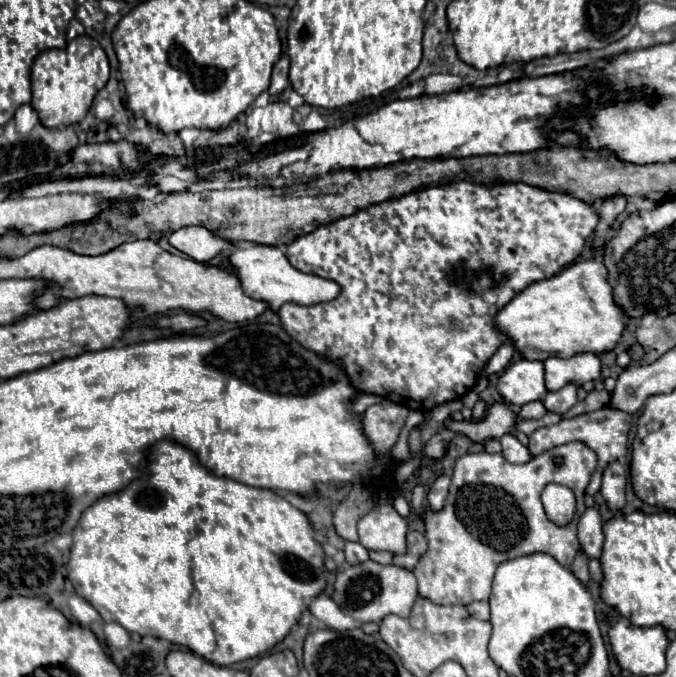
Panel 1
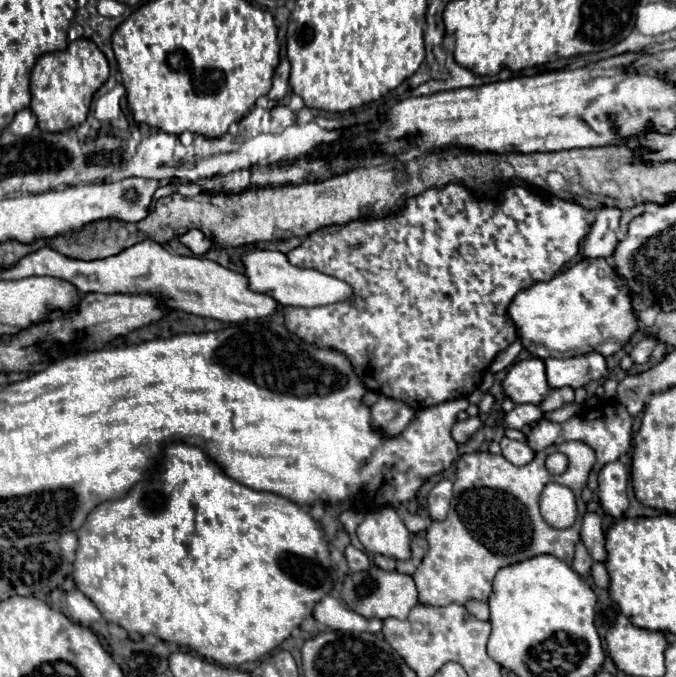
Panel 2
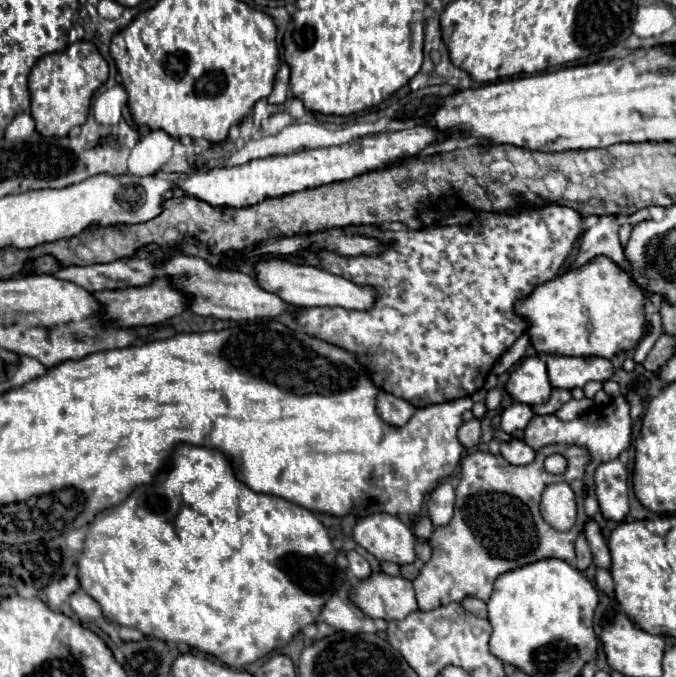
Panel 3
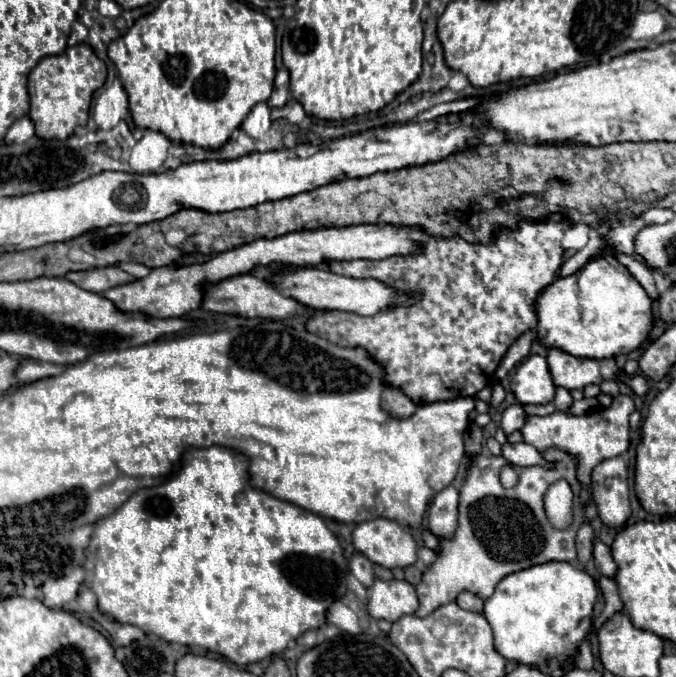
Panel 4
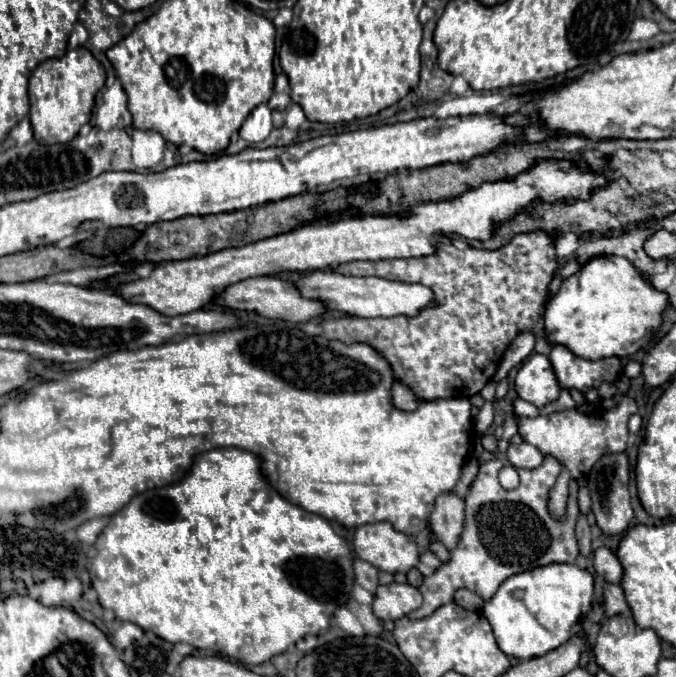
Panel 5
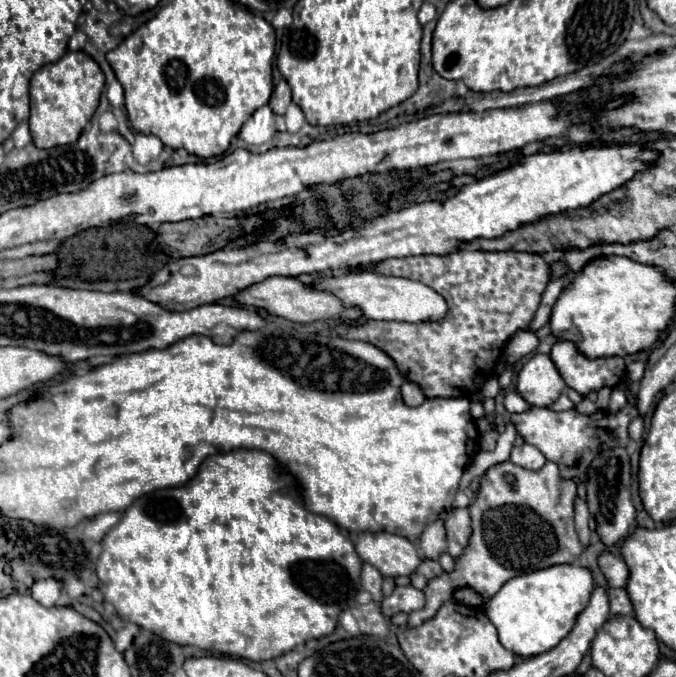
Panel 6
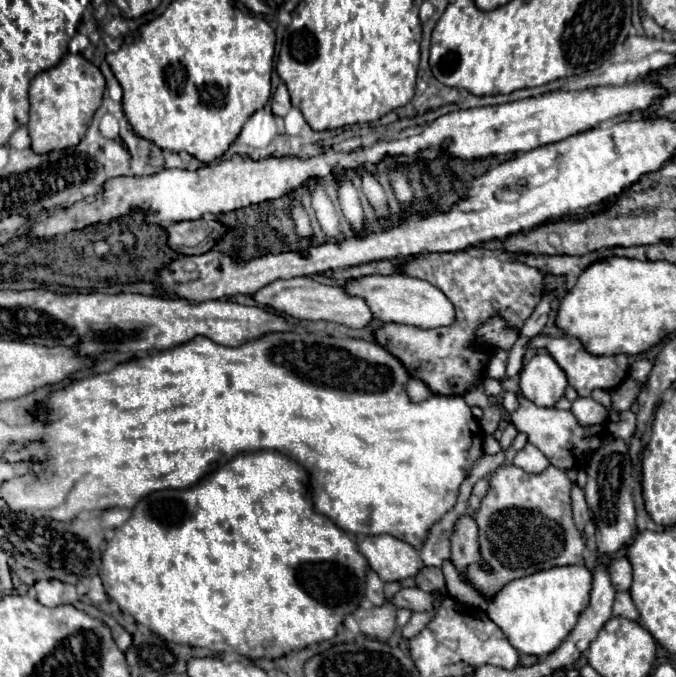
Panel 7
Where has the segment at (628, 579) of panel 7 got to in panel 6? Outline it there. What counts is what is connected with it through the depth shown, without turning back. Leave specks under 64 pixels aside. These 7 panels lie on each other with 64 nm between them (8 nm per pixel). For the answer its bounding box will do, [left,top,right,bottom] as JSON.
[598,552,628,588]

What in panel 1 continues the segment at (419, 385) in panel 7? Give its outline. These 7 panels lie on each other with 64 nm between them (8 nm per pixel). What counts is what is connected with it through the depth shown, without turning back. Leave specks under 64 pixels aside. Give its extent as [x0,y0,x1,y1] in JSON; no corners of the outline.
[364,400,408,454]

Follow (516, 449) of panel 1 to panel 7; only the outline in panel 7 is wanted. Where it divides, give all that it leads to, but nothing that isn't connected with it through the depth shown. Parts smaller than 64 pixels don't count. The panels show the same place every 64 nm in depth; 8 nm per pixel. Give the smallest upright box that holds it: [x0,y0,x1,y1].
[514,444,550,474]

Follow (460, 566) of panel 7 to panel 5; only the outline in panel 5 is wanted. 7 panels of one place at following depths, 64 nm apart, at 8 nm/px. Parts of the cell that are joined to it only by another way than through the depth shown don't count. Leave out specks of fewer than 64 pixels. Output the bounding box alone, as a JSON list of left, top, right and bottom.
[430,494,464,548]

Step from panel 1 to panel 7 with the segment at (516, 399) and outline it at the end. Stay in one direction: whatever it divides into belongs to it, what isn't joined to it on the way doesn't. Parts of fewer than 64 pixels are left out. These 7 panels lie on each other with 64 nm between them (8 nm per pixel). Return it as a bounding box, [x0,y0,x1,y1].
[520,354,566,408]

